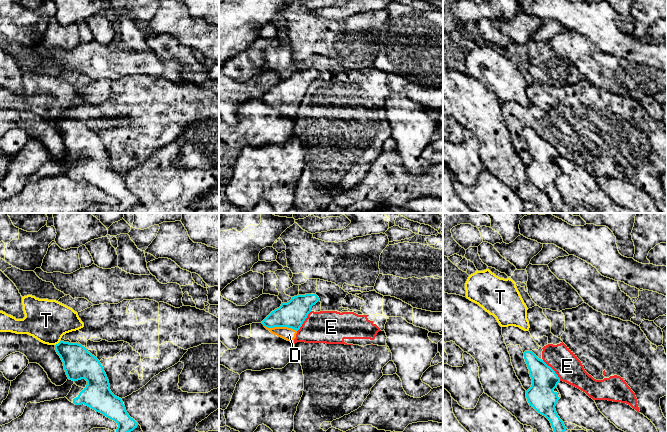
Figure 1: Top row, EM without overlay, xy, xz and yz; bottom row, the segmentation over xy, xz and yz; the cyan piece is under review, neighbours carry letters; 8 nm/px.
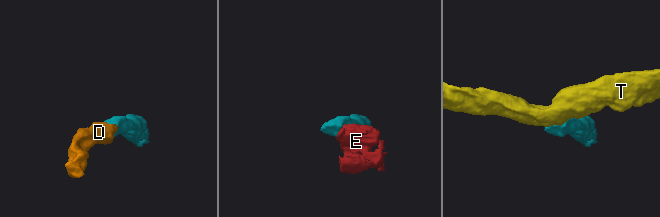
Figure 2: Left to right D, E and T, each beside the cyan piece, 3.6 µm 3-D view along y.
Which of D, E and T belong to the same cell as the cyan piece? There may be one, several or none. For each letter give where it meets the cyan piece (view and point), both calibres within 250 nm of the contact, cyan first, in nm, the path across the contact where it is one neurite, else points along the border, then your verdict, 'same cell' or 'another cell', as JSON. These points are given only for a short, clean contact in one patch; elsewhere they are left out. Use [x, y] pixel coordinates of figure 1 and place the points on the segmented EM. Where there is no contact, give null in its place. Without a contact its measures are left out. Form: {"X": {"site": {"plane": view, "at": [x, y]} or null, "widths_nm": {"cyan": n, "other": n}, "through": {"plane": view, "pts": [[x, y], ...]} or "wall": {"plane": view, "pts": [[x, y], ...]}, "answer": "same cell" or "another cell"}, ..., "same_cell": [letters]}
{"D": {"site": {"plane": "xz", "at": [280, 326]}, "widths_nm": {"cyan": 220, "other": 110}, "through": {"plane": "xz", "pts": [[292, 314], [280, 326], [289, 334]]}, "answer": "same cell"}, "E": {"site": {"plane": "yz", "at": [553, 370]}, "widths_nm": {"cyan": 220, "other": 220}, "wall": {"plane": "yz", "pts": [[542, 360], [554, 371], [560, 380]]}, "answer": "another cell"}, "T": {"site": {"plane": "xy", "at": [58, 343]}, "widths_nm": {"cyan": 240, "other": 340}, "wall": {"plane": "xy", "pts": [[60, 341], [55, 345]]}, "answer": "another cell"}, "same_cell": ["D"]}

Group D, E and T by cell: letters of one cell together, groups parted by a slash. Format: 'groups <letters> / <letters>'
groups D / E / T

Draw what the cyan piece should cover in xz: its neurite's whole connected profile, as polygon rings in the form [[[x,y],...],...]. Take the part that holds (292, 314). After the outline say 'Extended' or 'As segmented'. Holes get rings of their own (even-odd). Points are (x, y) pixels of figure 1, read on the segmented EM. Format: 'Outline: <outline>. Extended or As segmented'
Outline: [[[316,294],[297,295],[272,311],[263,321],[264,327],[272,334],[294,342],[297,331],[318,301]]]. Extended

